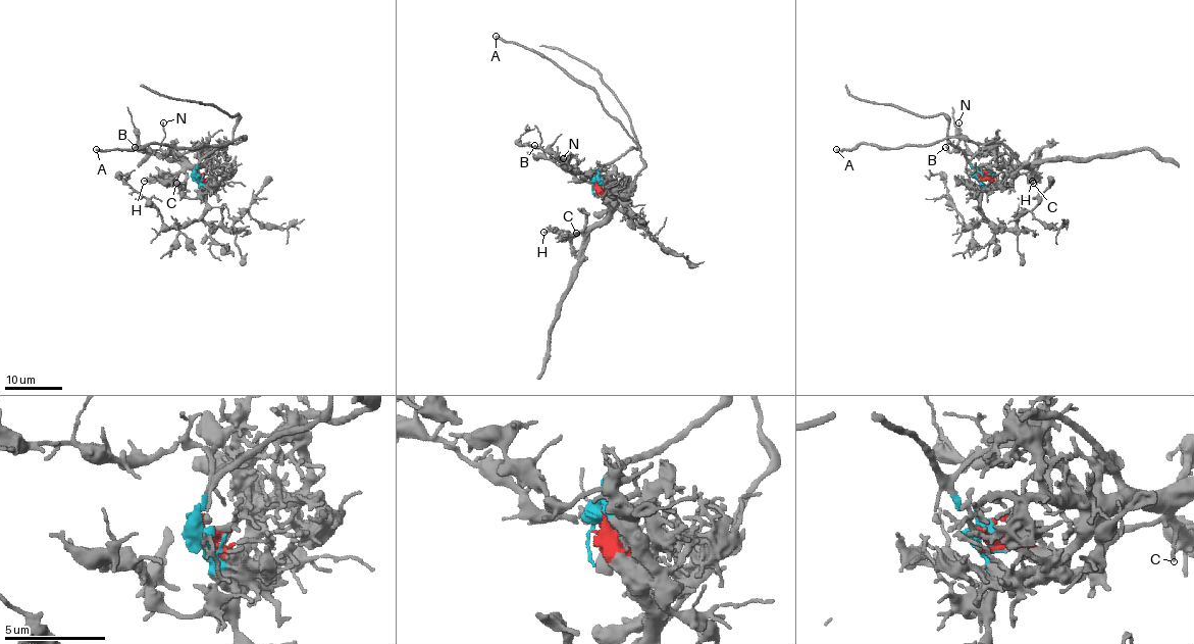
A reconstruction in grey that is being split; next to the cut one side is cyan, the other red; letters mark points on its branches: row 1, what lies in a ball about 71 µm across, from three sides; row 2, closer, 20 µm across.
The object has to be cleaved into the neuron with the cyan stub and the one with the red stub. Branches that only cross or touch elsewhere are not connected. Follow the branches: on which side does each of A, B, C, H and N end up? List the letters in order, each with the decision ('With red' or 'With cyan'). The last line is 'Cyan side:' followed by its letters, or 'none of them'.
A: With red
B: With cyan
C: With red
H: With red
N: With cyan
Cyan side: B, N

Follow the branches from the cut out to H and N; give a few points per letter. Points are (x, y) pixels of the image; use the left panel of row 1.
H: (195, 172), (205, 180), (209, 170), (187, 167), (143, 181)
N: (195, 172), (197, 150), (166, 153), (160, 148), (165, 135), (163, 121)

